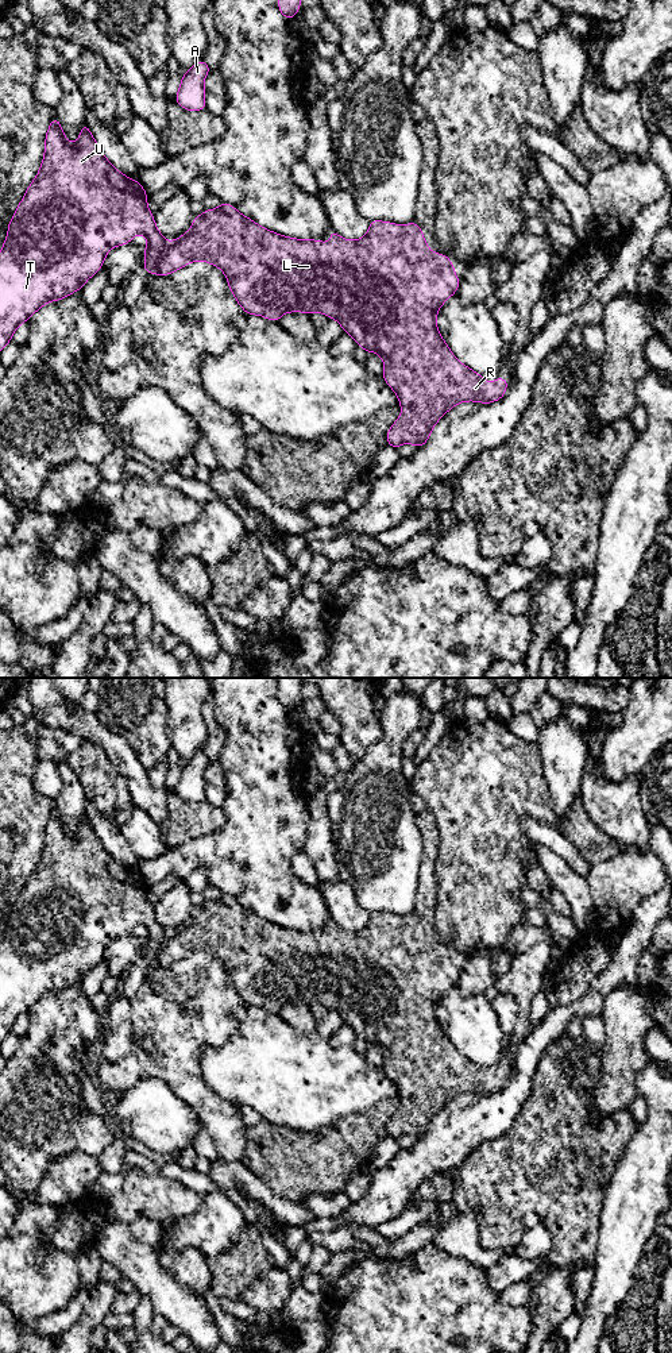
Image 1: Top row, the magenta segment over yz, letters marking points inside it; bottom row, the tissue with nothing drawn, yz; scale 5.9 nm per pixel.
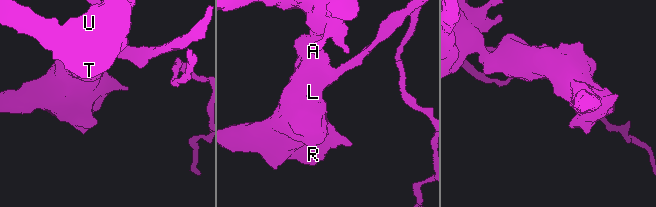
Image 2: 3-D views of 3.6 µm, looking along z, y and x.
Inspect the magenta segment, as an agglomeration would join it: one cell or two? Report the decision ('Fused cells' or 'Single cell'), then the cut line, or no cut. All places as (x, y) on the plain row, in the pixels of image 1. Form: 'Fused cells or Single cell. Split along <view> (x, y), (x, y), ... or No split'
Fused cells. Split along yz (169, 935), (150, 963)

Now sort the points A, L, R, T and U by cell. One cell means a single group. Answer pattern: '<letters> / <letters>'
A T U / L R

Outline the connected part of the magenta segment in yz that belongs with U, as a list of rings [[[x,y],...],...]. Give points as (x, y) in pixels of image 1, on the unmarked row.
[[[55,807],[54,810],[51,810],[50,818],[46,824],[45,848],[39,864],[30,875],[28,880],[24,884],[24,888],[22,890],[16,903],[13,905],[8,916],[5,933],[3,936],[3,940],[0,941],[0,1042],[11,1033],[15,1021],[22,1014],[28,1013],[28,1009],[39,1002],[46,994],[62,991],[69,986],[77,983],[78,980],[82,980],[84,975],[101,960],[107,944],[116,937],[132,933],[132,929],[136,925],[143,925],[148,932],[144,940],[144,964],[152,963],[158,951],[166,943],[169,933],[161,926],[159,921],[155,917],[154,905],[151,905],[147,899],[147,888],[148,887],[139,872],[134,872],[125,868],[123,864],[116,861],[112,855],[104,848],[97,833],[93,830],[86,814],[82,816],[81,825],[76,834],[70,836],[63,826],[58,809]]]

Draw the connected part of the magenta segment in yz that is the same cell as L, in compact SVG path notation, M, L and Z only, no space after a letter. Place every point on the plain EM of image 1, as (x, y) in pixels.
M221 894L217 901L205 901L201 907L196 907L190 921L185 926L169 934L166 943L161 947L151 964L157 967L169 967L173 963L189 956L190 953L205 952L223 961L228 971L229 982L233 984L236 992L247 1006L259 1006L271 1013L279 1013L281 1007L286 1003L305 1003L308 1006L321 1003L328 1009L335 1010L343 1018L344 1024L348 1024L362 1040L364 1040L367 1044L378 1044L385 1055L385 1064L382 1068L385 1073L397 1084L399 1096L402 1098L402 1105L390 1118L386 1126L387 1136L394 1140L398 1140L403 1134L412 1134L417 1140L422 1138L428 1133L435 1115L459 1094L476 1092L490 1095L501 1091L505 1087L509 1075L506 1069L495 1069L493 1075L487 1075L483 1067L460 1055L441 1029L436 1017L436 1007L440 998L453 984L457 983L460 972L456 968L453 956L449 949L445 945L436 945L429 941L418 916L412 913L406 917L398 917L395 914L372 911L370 913L368 924L358 932L343 930L333 921L331 921L328 925L331 926L329 936L317 930L300 932L296 929L278 926L267 920L258 917L254 911L243 907L231 895Z

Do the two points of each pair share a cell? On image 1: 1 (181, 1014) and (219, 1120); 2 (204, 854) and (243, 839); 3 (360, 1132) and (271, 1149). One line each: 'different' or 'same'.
1: same
2: same
3: same

